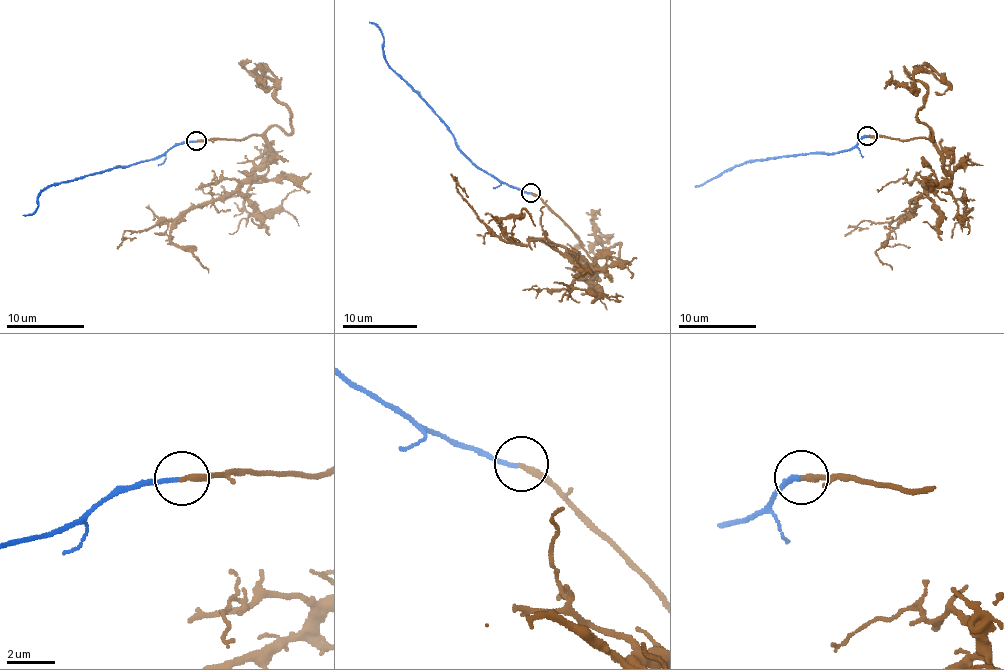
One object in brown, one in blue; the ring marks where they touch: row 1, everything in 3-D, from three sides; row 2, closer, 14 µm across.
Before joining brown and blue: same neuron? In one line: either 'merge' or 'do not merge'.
merge

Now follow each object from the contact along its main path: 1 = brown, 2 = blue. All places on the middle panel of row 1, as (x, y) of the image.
1: (530, 192), (571, 231), (597, 270), (579, 279), (590, 266), (583, 259), (540, 241), (496, 235), (450, 174)
2: (530, 192), (502, 183), (471, 161), (458, 146), (448, 126), (391, 68), (383, 54), (383, 34), (369, 21)

